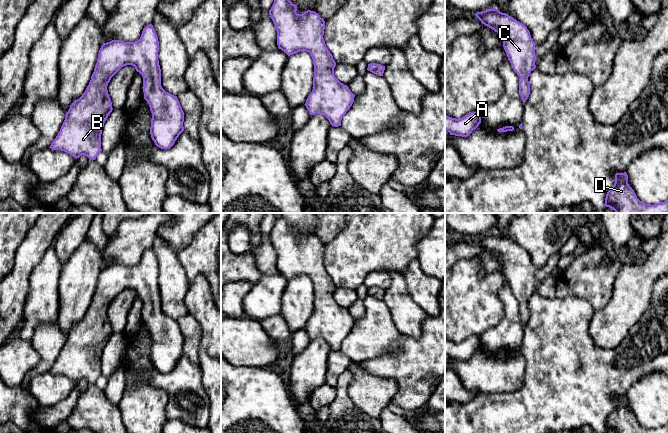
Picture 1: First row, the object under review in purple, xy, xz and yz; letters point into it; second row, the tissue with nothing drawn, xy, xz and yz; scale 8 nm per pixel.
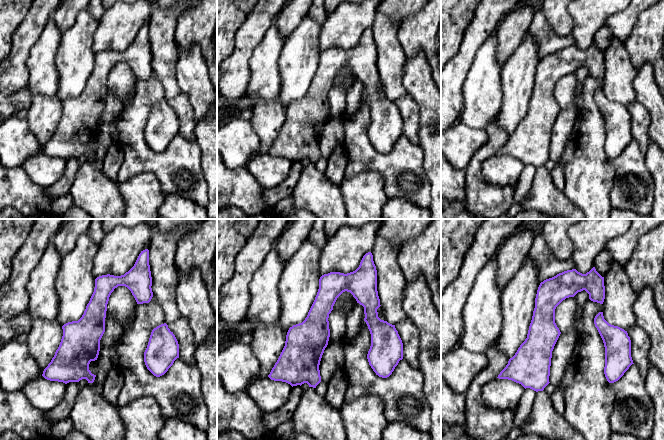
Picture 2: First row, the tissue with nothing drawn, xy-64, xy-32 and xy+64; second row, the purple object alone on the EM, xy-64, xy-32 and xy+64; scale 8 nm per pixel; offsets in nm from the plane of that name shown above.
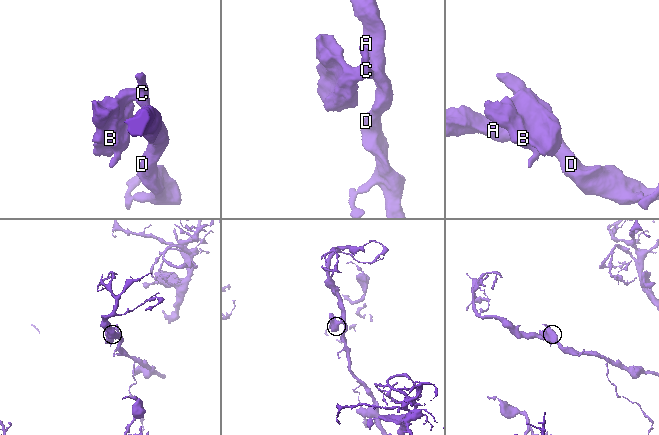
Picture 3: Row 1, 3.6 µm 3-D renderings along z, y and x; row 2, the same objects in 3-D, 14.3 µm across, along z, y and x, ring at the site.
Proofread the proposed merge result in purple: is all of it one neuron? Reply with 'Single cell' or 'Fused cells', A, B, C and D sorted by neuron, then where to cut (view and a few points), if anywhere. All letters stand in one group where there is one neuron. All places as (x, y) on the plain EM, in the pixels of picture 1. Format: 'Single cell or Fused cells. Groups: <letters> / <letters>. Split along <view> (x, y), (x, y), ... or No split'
Single cell. Groups: A B C D. No split

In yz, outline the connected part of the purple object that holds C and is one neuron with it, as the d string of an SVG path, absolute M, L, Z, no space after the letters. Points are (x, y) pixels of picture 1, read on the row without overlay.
M498 233L477 236L476 241L482 248L499 257L503 271L513 294L519 302L519 316L523 327L530 319L528 301L536 292L535 266L525 249Z

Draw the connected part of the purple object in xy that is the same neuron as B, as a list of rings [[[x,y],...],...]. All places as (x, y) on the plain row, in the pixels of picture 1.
[[[152,248],[143,253],[140,263],[135,266],[112,264],[103,267],[89,309],[82,320],[70,329],[61,353],[49,372],[64,375],[76,383],[85,379],[95,384],[102,375],[101,358],[104,347],[113,334],[107,314],[108,307],[122,291],[132,289],[143,301],[144,323],[149,328],[152,337],[151,362],[157,371],[170,373],[184,355],[184,336],[177,320],[166,316],[161,310],[158,276],[159,265]]]

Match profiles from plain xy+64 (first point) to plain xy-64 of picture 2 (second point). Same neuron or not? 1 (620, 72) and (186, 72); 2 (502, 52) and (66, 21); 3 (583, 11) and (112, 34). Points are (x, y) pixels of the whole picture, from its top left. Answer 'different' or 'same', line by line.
1: different
2: same
3: same

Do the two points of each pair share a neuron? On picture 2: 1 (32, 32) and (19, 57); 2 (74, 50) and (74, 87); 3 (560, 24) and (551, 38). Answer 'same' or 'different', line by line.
1: same
2: same
3: different

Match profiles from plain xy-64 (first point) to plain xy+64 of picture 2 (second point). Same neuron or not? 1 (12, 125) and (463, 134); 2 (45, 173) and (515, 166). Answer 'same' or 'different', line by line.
1: same
2: same

